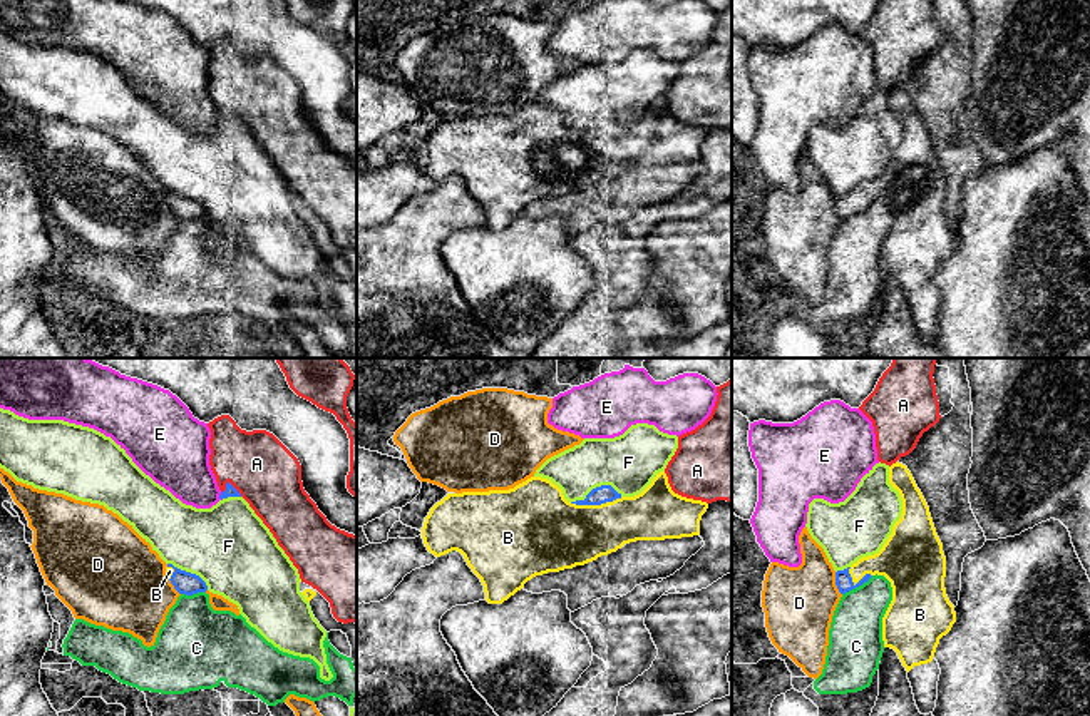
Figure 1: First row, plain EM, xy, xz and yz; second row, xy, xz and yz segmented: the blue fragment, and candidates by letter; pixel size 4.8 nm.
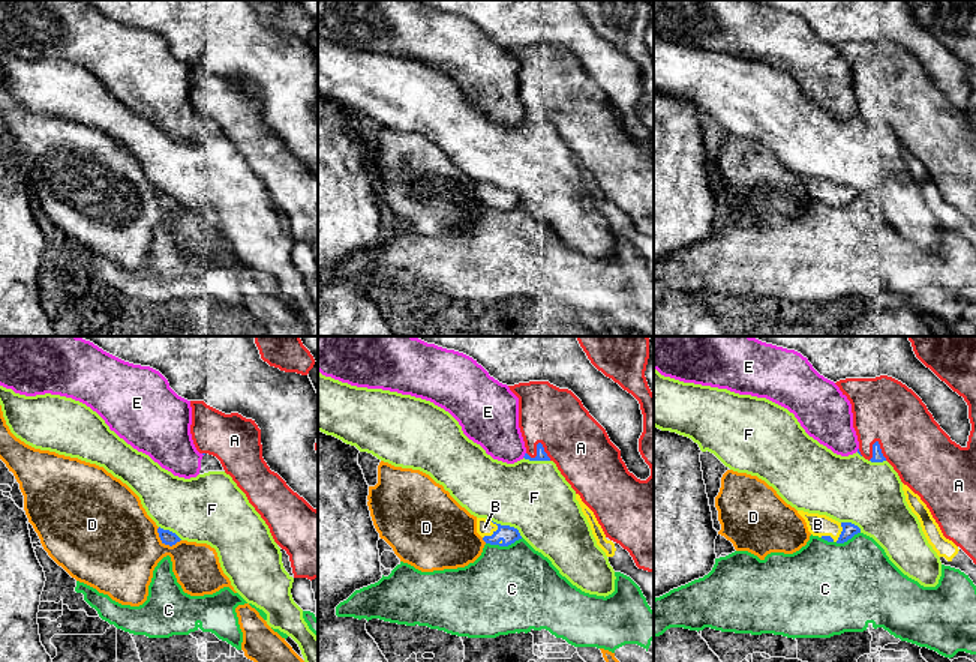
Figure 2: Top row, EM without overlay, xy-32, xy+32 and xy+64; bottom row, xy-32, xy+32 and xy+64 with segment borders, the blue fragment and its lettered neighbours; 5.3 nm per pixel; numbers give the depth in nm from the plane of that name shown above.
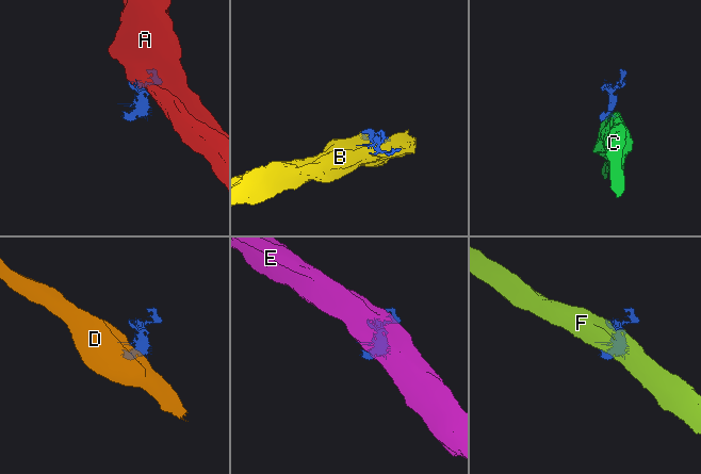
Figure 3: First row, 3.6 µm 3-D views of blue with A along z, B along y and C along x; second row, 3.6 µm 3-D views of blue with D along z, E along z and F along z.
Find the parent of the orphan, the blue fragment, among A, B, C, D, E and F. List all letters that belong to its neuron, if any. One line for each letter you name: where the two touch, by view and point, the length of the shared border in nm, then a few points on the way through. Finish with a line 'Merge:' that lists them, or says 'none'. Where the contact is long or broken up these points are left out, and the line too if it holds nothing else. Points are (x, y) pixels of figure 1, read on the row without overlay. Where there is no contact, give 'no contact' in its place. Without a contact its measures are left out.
B: xz (595, 129) | 260 nm
Merge: B

